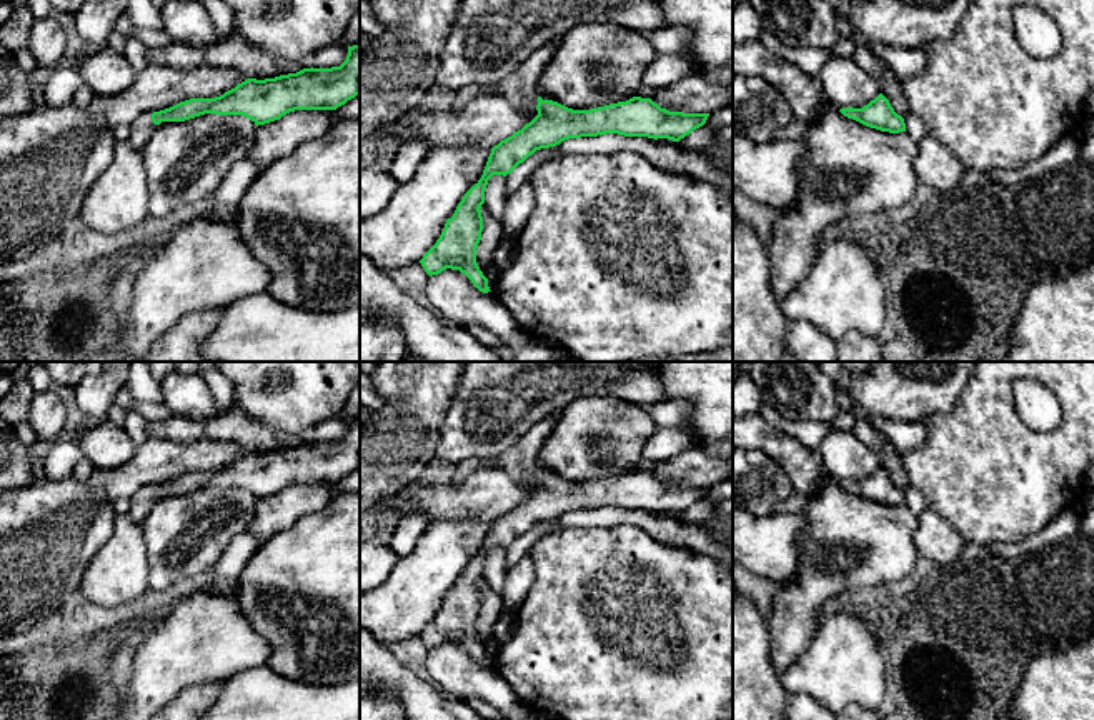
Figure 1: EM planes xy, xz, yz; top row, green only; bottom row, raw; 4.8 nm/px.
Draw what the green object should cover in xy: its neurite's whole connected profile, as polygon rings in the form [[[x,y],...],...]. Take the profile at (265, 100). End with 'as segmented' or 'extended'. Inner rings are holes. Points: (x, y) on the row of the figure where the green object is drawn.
[[[360,45],[348,47],[346,60],[340,67],[311,67],[265,80],[248,78],[215,98],[190,98],[160,112],[147,112],[128,125],[128,143],[142,150],[163,122],[185,122],[205,113],[215,113],[243,115],[258,127],[280,120],[295,110],[336,110],[356,95],[360,95]]]; extended

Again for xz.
[[[559,40],[546,42],[506,78],[481,87],[483,97],[505,97],[518,110],[536,108],[538,115],[491,148],[481,178],[465,193],[436,243],[420,260],[430,277],[446,268],[460,270],[480,292],[491,292],[488,278],[476,263],[476,248],[483,232],[480,208],[485,203],[485,190],[493,175],[506,177],[536,150],[556,147],[569,138],[606,133],[679,142],[706,123],[709,113],[669,112],[651,98],[641,97],[591,110],[573,110],[558,102],[543,100],[540,78],[558,45]]]; extended

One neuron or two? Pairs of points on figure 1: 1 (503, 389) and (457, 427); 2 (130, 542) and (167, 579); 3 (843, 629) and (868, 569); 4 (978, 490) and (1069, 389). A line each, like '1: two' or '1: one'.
1: one
2: two
3: two
4: one

